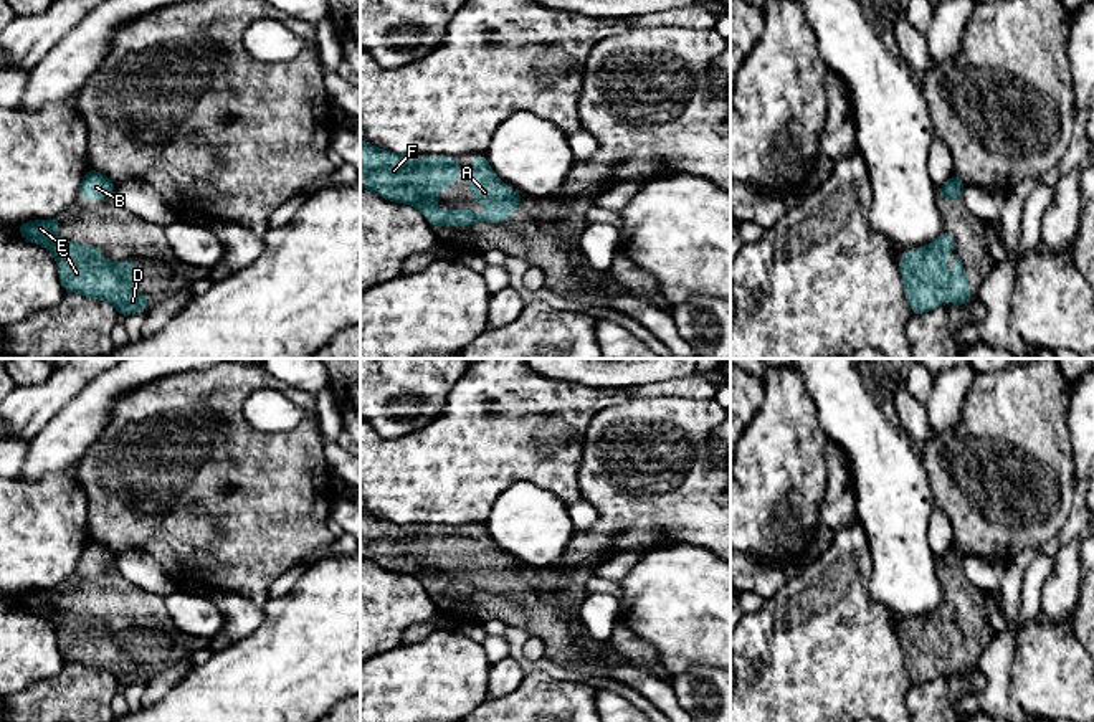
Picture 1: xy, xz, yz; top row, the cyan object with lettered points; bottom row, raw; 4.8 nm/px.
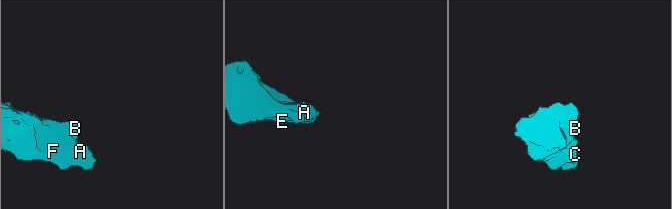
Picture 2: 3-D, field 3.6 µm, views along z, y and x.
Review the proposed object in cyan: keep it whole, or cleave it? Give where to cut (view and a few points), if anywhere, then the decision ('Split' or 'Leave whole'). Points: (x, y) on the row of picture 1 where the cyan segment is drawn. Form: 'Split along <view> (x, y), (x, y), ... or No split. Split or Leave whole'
No split. Leave whole

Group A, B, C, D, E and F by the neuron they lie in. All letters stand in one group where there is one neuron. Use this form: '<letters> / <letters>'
A B C D E F

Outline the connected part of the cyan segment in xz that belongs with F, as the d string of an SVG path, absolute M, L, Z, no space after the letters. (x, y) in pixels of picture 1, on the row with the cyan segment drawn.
M360 139L360 187L385 200L407 203L421 211L430 225L469 226L478 221L507 223L507 216L524 200L514 188L502 183L486 155L471 157L468 185L479 205L499 203L502 213L476 213L473 210L431 210L431 203L445 202L440 187L458 183L461 160L448 155L403 155L378 149Z

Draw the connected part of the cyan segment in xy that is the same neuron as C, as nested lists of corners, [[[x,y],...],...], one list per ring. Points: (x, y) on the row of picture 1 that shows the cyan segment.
[[[58,218],[35,220],[15,226],[28,241],[46,246],[58,264],[64,292],[78,292],[111,302],[124,317],[144,312],[149,299],[136,287],[137,259],[111,263],[94,245],[78,245],[58,238]]]

